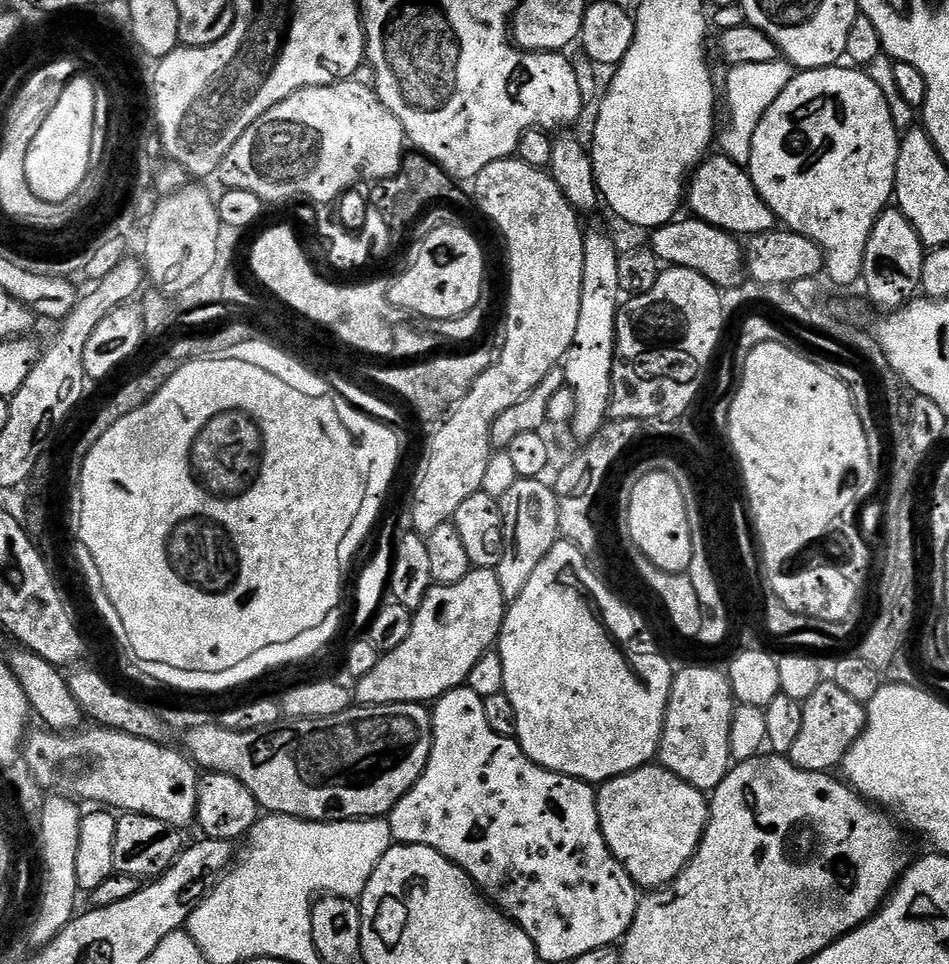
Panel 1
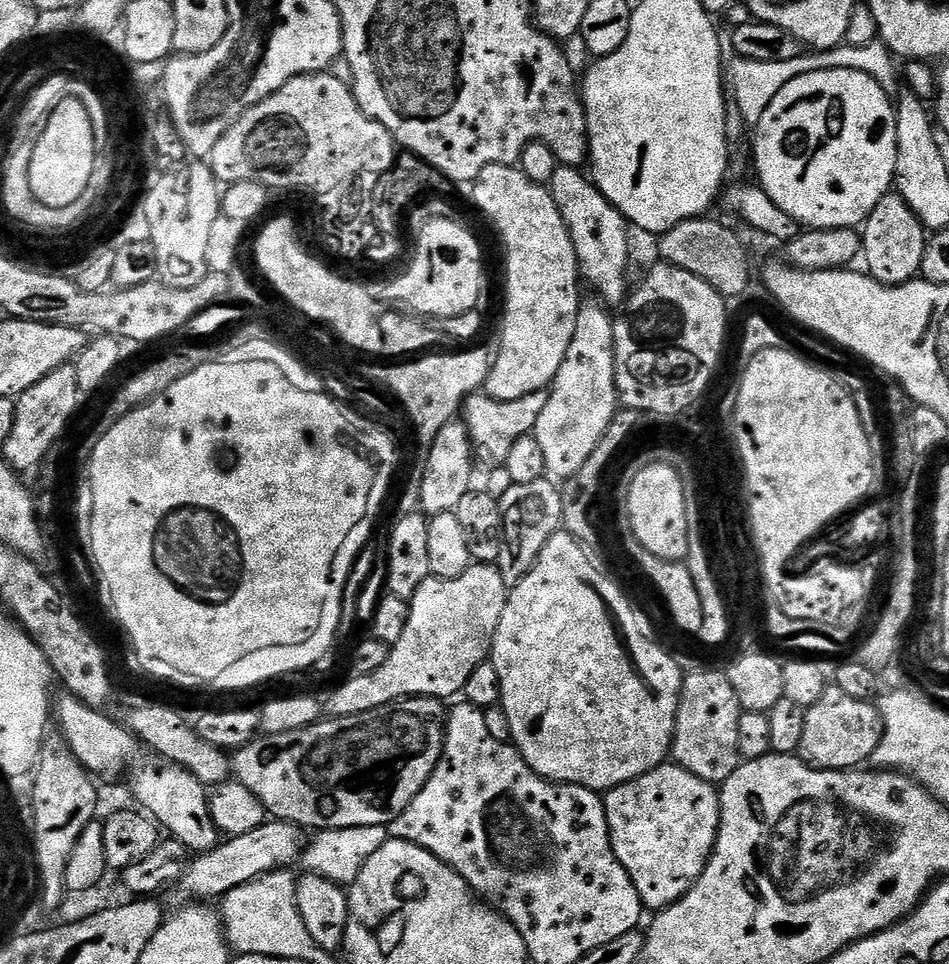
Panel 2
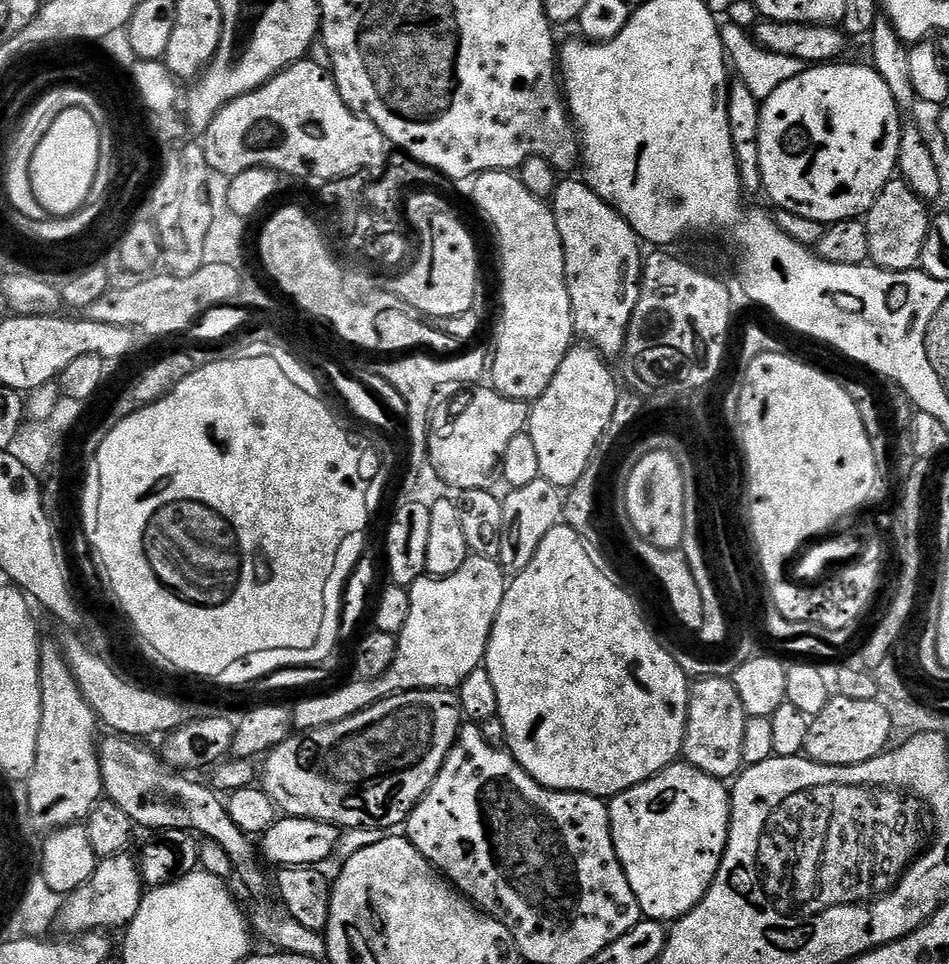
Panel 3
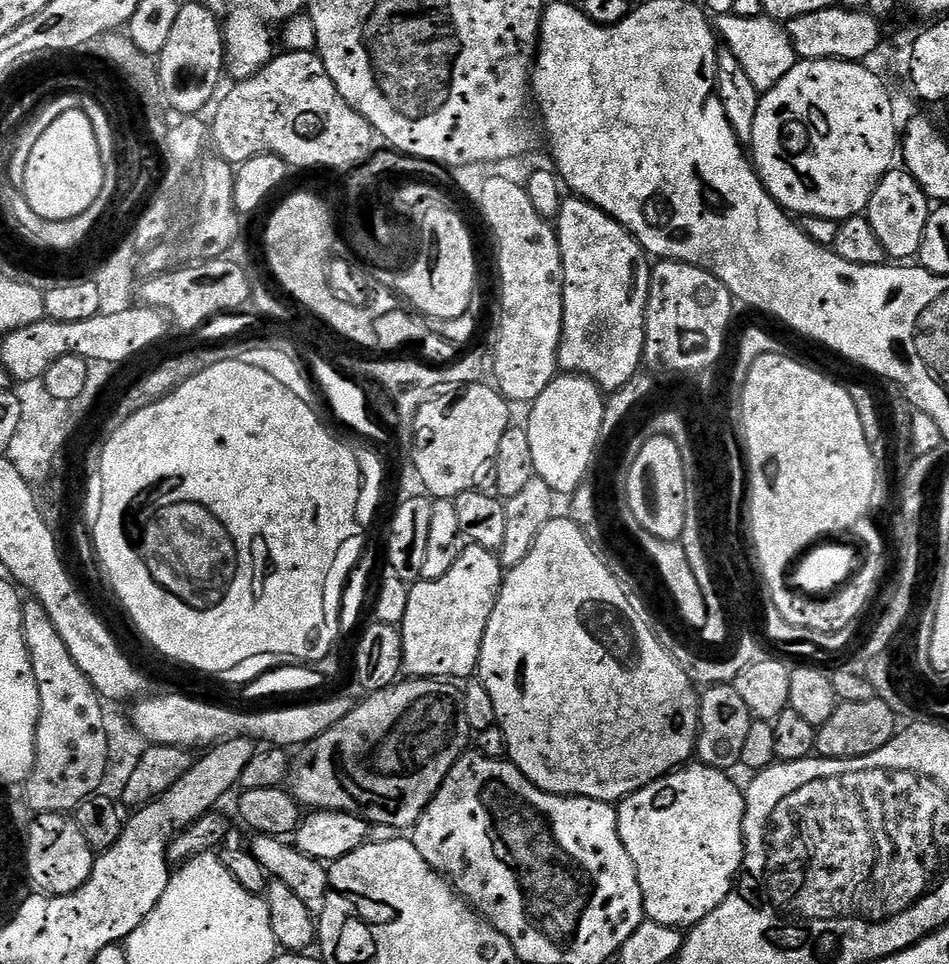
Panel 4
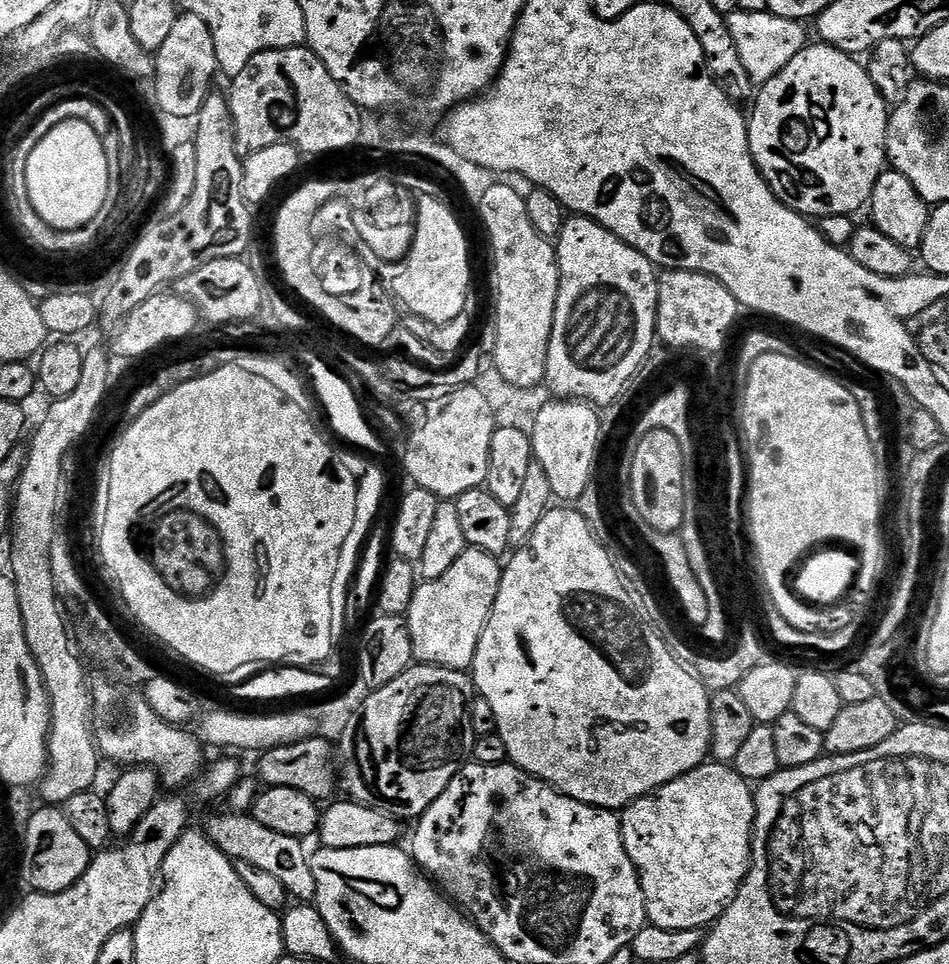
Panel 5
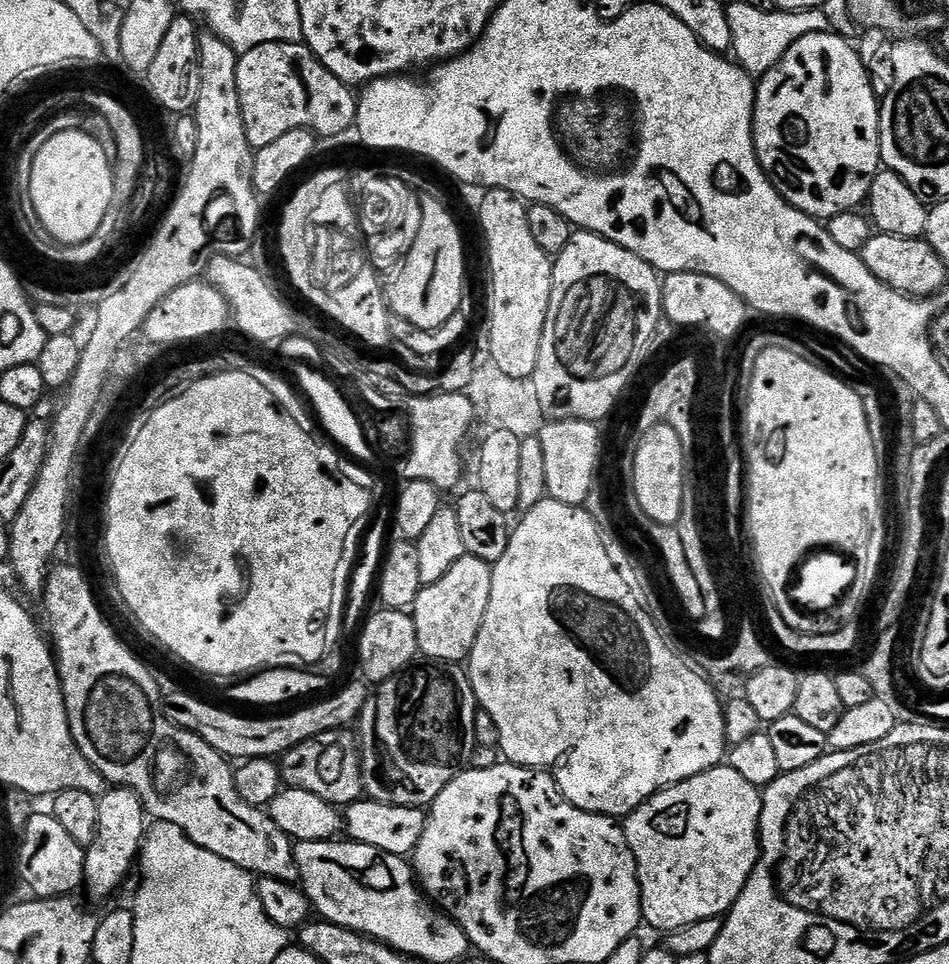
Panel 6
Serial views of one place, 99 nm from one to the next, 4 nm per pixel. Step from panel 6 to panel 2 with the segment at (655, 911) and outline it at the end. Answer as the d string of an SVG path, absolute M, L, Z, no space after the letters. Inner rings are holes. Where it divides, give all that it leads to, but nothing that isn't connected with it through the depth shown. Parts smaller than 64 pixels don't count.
M665 762L639 780L609 788L603 802L612 849L618 862L622 862L626 874L630 874L630 882L634 882L634 890L638 890L641 905L645 909L659 910L677 904L696 885L712 857L720 829L720 794L717 785L690 774L675 762Z

